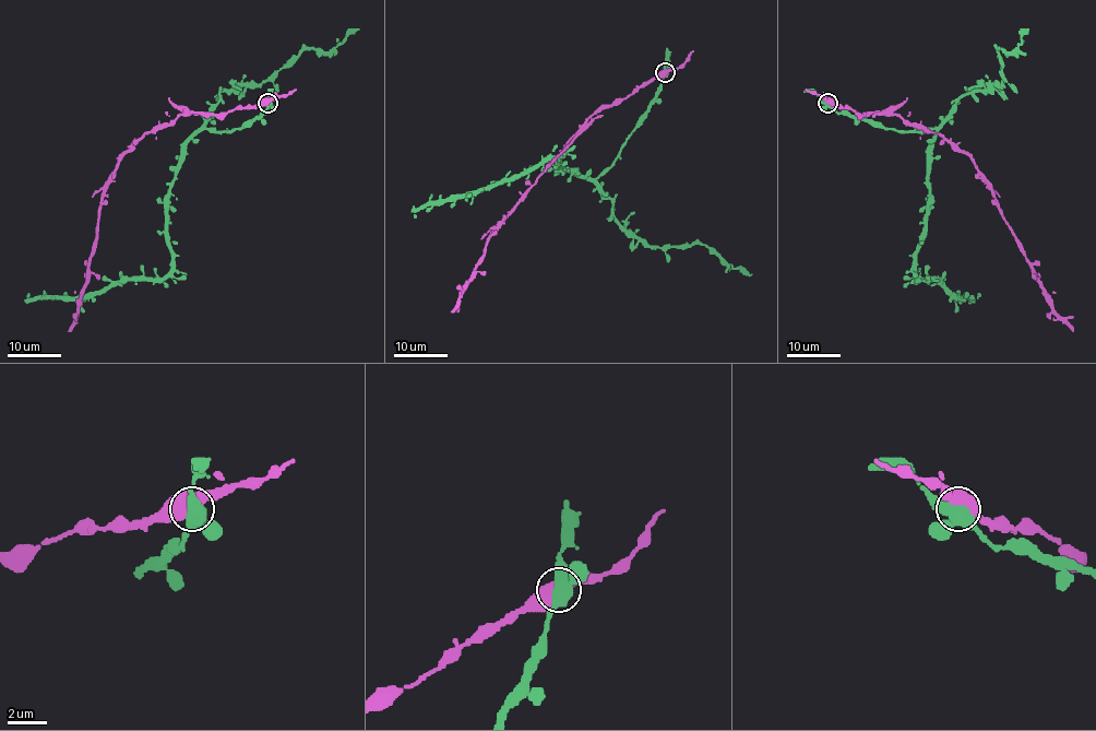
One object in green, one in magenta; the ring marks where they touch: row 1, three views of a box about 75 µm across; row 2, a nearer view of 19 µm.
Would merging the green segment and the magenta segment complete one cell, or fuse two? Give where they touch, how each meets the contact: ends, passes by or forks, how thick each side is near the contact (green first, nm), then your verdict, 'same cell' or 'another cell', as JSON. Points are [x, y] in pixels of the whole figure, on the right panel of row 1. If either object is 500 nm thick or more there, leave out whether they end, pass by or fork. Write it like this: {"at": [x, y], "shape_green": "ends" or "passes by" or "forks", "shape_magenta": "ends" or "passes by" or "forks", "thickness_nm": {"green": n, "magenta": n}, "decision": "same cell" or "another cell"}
{"at": [828, 103], "shape_green": "passes by", "shape_magenta": "passes by", "thickness_nm": {"green": 480, "magenta": 460}, "decision": "another cell"}

